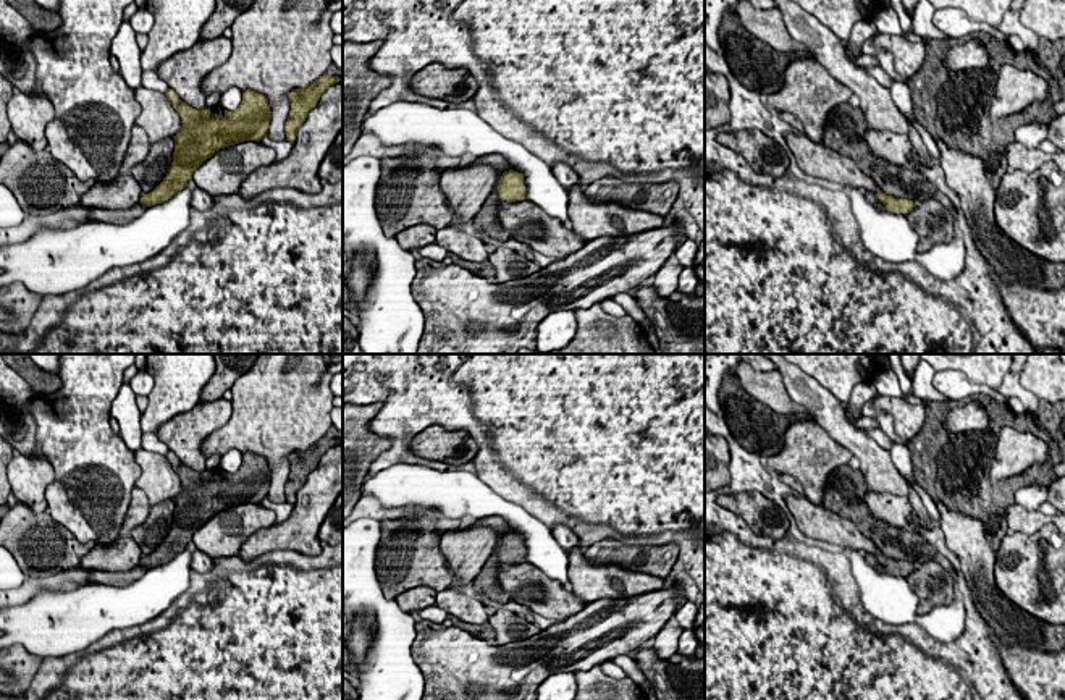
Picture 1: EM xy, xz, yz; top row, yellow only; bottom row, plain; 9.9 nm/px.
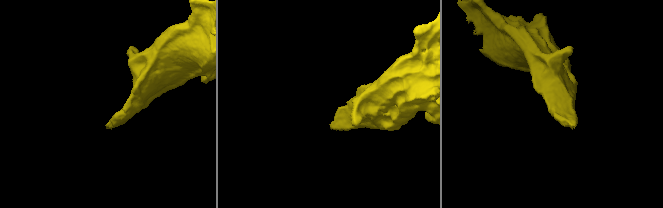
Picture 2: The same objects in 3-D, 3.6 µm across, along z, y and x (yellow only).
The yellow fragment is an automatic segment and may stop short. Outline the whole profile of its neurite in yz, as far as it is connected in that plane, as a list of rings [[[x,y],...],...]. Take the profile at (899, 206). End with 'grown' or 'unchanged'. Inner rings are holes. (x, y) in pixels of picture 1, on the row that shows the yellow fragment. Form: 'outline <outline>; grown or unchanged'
outline [[[878,192],[873,199],[868,199],[874,207],[879,210],[889,210],[895,213],[910,213],[913,210],[913,200],[908,199],[895,199],[892,196],[886,196],[882,192]]]; grown

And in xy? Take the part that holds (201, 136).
outline [[[166,91],[166,99],[181,116],[183,128],[175,136],[171,167],[163,181],[141,202],[124,210],[92,209],[87,220],[126,225],[141,217],[150,205],[168,200],[184,189],[194,171],[220,149],[244,142],[260,141],[267,136],[272,120],[268,99],[254,91],[242,92],[241,105],[234,112],[218,108],[196,110]]]; grown

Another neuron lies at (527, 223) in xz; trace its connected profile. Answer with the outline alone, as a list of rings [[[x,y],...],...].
[[[516,200],[498,212],[499,223],[509,231],[509,238],[527,244],[530,249],[562,260],[582,249],[587,241],[574,230],[530,200]]]

